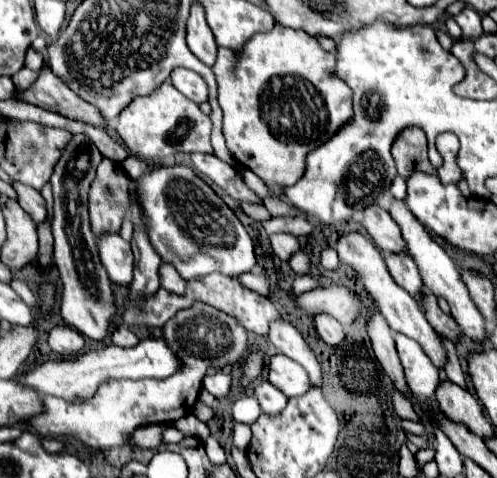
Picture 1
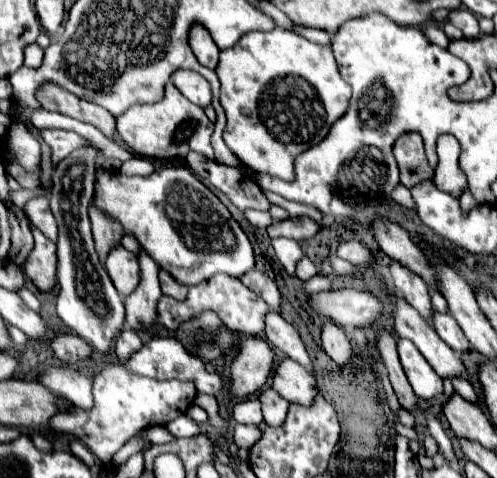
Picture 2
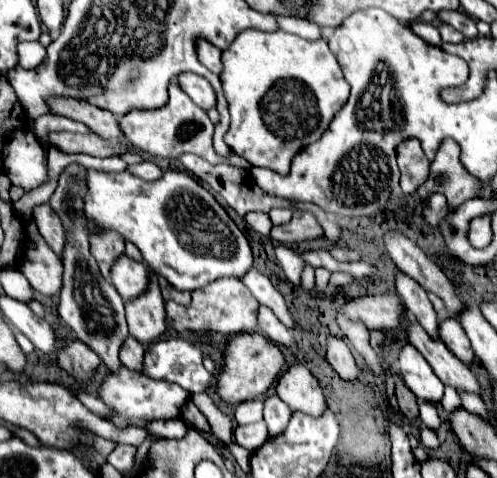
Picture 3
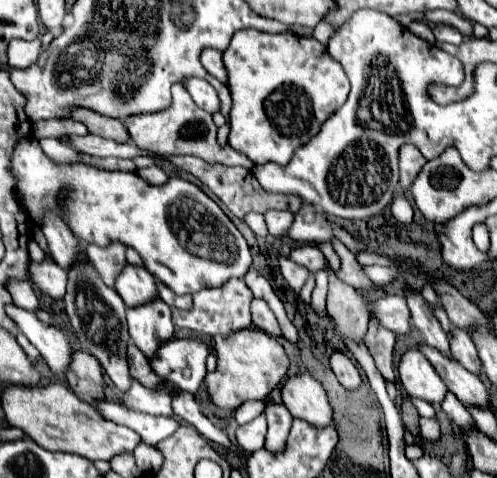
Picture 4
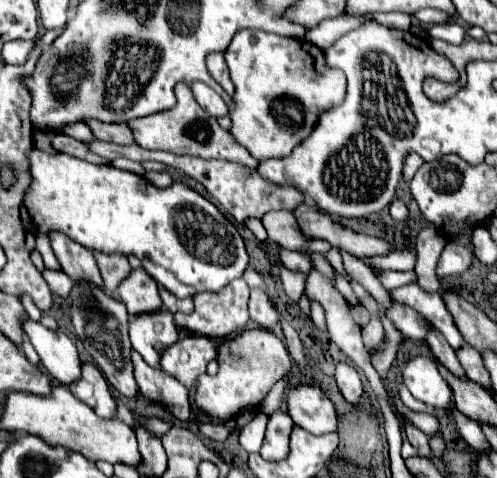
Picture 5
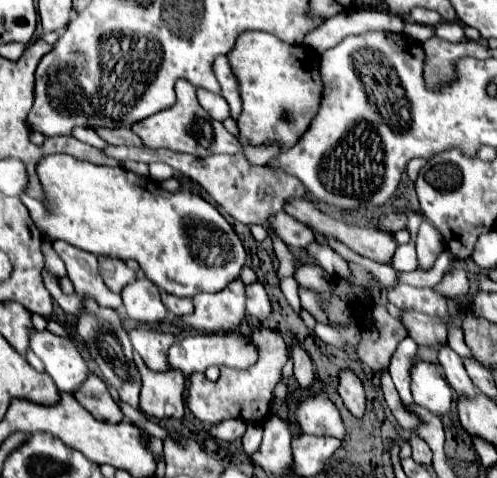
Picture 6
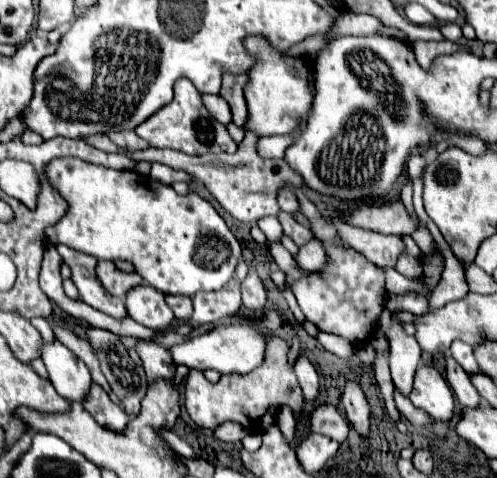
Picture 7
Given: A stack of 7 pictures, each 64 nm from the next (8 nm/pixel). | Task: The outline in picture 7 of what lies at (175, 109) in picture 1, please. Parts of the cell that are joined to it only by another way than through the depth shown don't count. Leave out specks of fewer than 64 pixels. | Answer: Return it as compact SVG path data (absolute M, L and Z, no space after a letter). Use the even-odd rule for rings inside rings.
M178 78L176 98L164 108L160 108L156 114L152 114L148 120L144 120L134 132L154 148L172 148L172 150L182 150L186 154L236 152L236 142L230 138L226 126L212 120L212 116L206 112L200 100L200 92L188 78ZM300 127L282 136L260 138L257 142L258 156L263 159L283 158L285 150L300 134Z

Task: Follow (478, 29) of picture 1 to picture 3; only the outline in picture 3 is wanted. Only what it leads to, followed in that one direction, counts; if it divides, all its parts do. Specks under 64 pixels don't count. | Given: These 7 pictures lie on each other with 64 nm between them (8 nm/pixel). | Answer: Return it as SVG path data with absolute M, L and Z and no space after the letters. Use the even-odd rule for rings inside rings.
M442 10L440 12L440 20L454 26L456 30L460 30L464 34L464 38L476 38L478 36L478 30L476 30L476 22L462 10Z

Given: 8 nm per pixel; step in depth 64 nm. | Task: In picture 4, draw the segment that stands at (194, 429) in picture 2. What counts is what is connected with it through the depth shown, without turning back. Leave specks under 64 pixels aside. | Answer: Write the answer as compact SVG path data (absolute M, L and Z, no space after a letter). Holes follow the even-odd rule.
M102 402L98 412L108 418L114 420L118 424L126 424L128 428L136 430L146 446L156 446L160 440L170 438L176 430L178 430L178 422L174 418L162 418L162 416L148 416L148 414L140 414L140 412L126 412L122 406L110 402Z

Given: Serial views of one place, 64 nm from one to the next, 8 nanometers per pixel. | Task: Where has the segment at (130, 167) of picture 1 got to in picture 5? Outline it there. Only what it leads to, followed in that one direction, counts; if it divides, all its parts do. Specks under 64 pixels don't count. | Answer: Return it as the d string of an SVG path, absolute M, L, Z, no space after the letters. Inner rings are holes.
M146 172L144 178L148 182L152 182L154 186L160 186L160 188L166 188L168 184L172 184L172 178L166 172Z

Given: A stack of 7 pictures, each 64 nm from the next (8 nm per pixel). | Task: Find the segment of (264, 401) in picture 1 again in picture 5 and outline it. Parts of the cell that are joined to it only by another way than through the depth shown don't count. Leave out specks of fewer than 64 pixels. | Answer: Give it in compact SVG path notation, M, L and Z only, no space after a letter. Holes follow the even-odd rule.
M276 410L268 418L268 428L266 428L266 438L262 444L260 454L266 460L282 460L288 456L288 438L292 430L292 418L284 410Z

